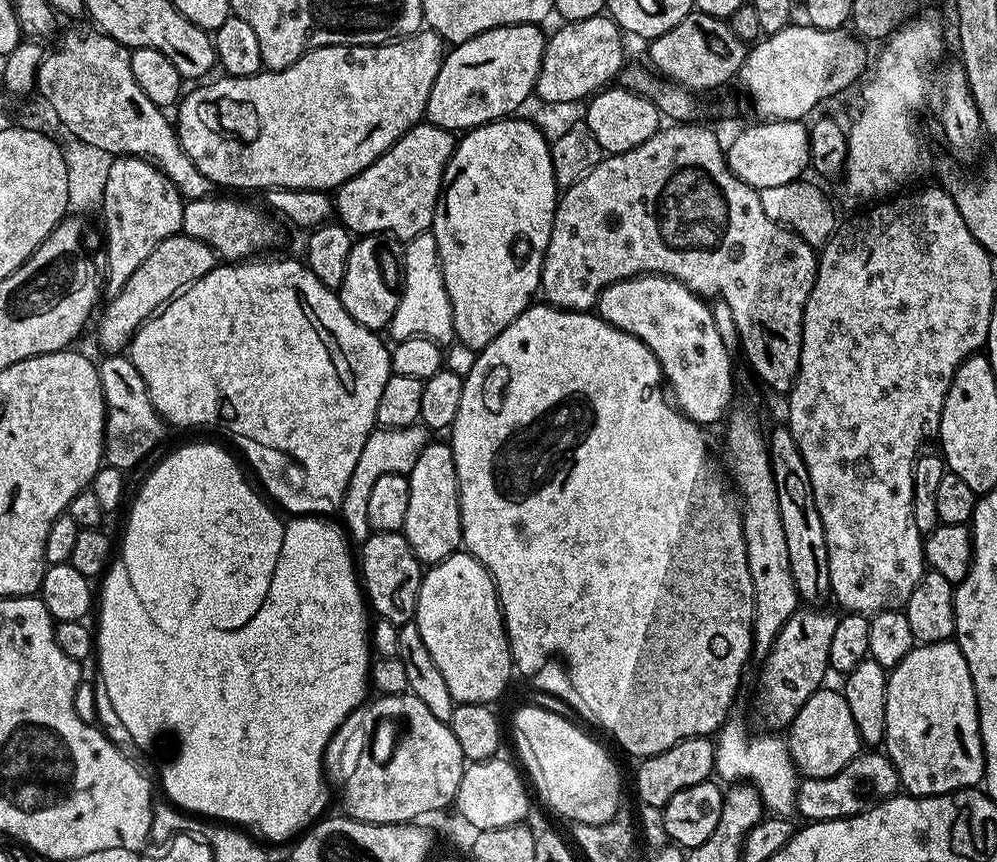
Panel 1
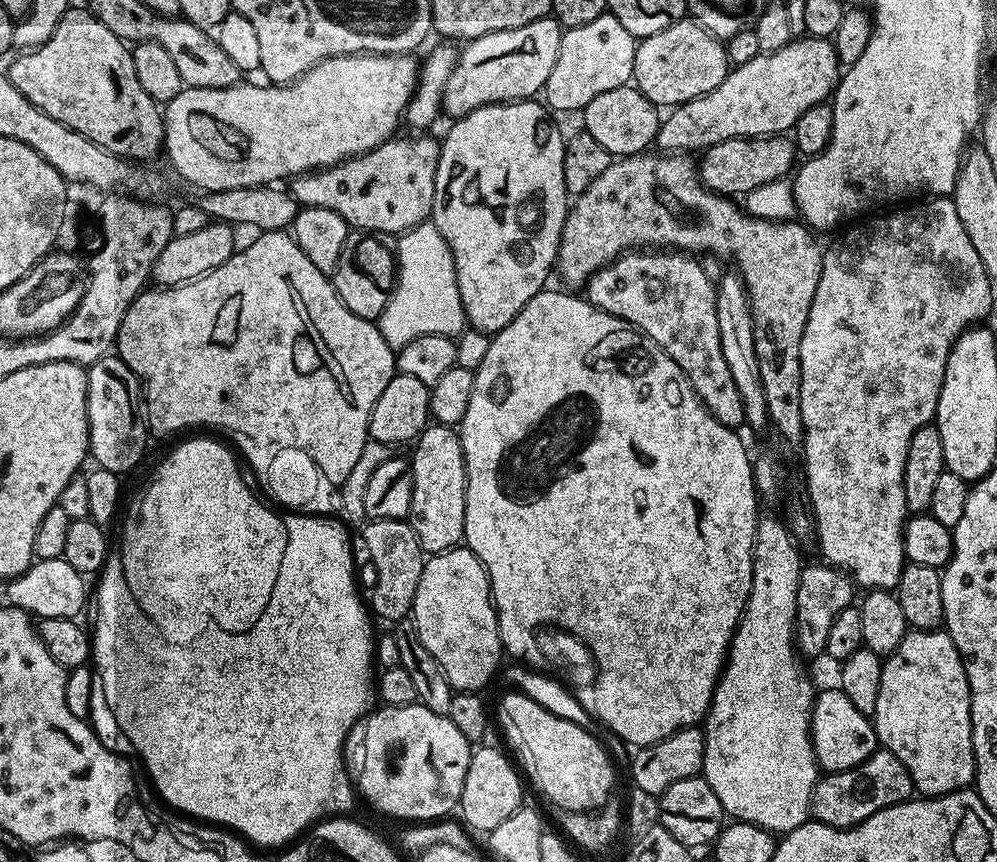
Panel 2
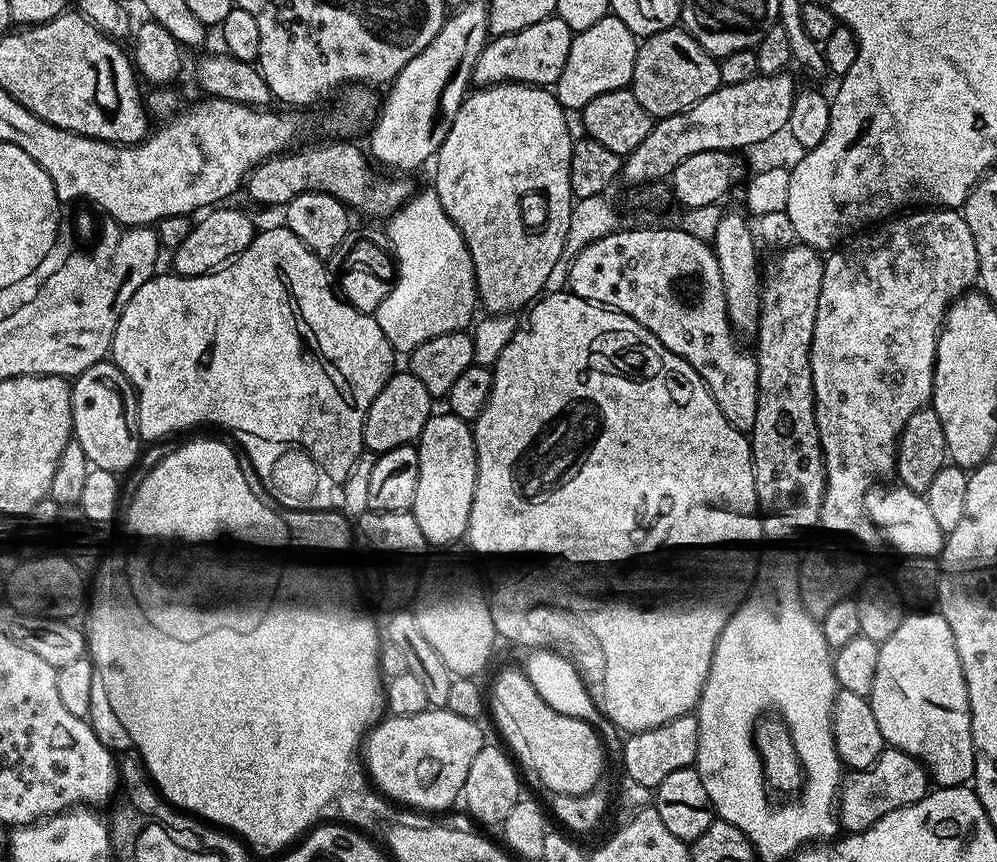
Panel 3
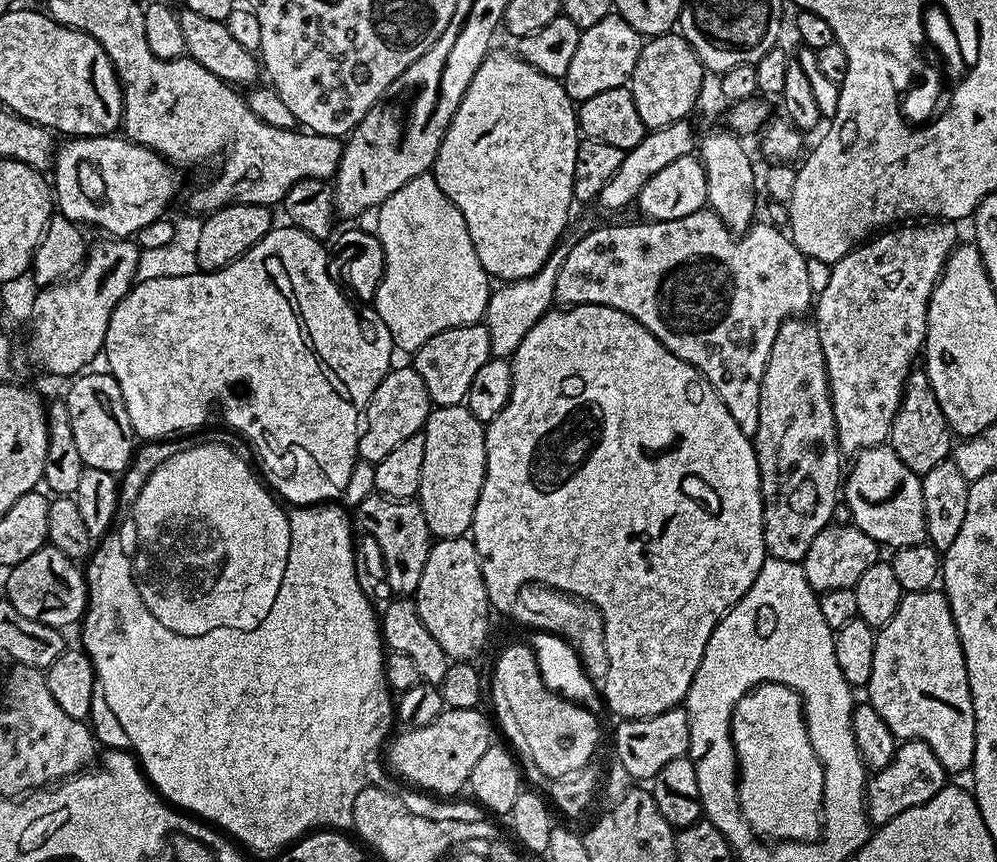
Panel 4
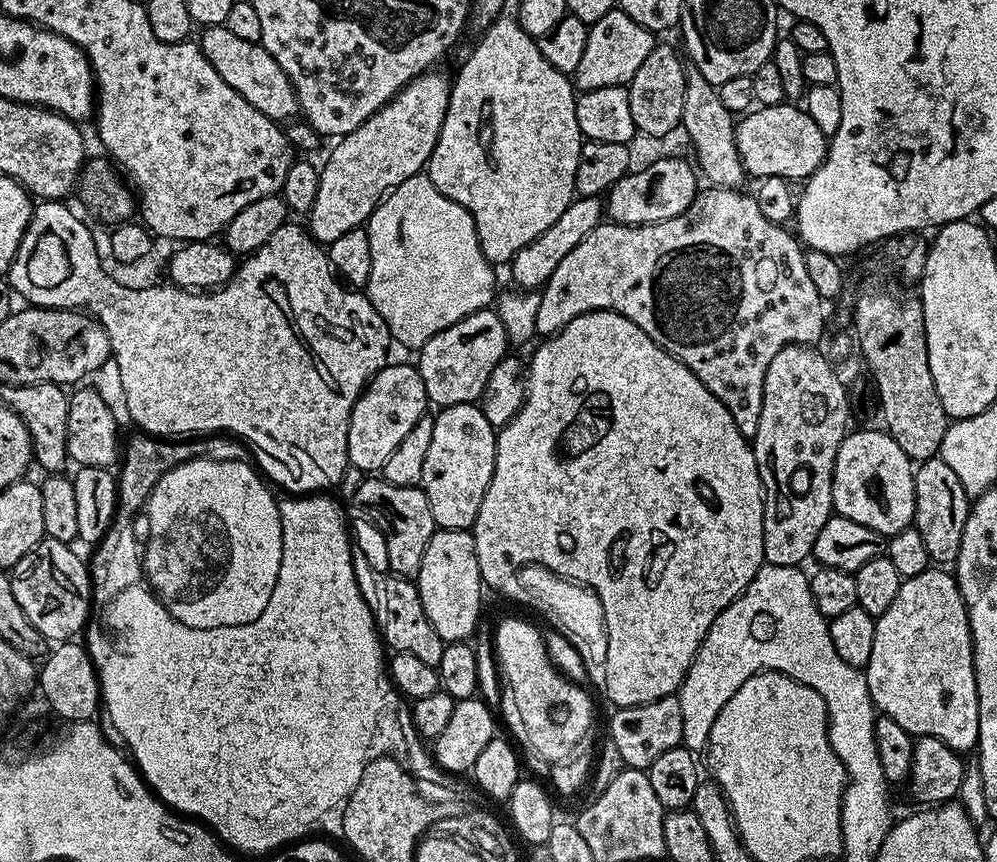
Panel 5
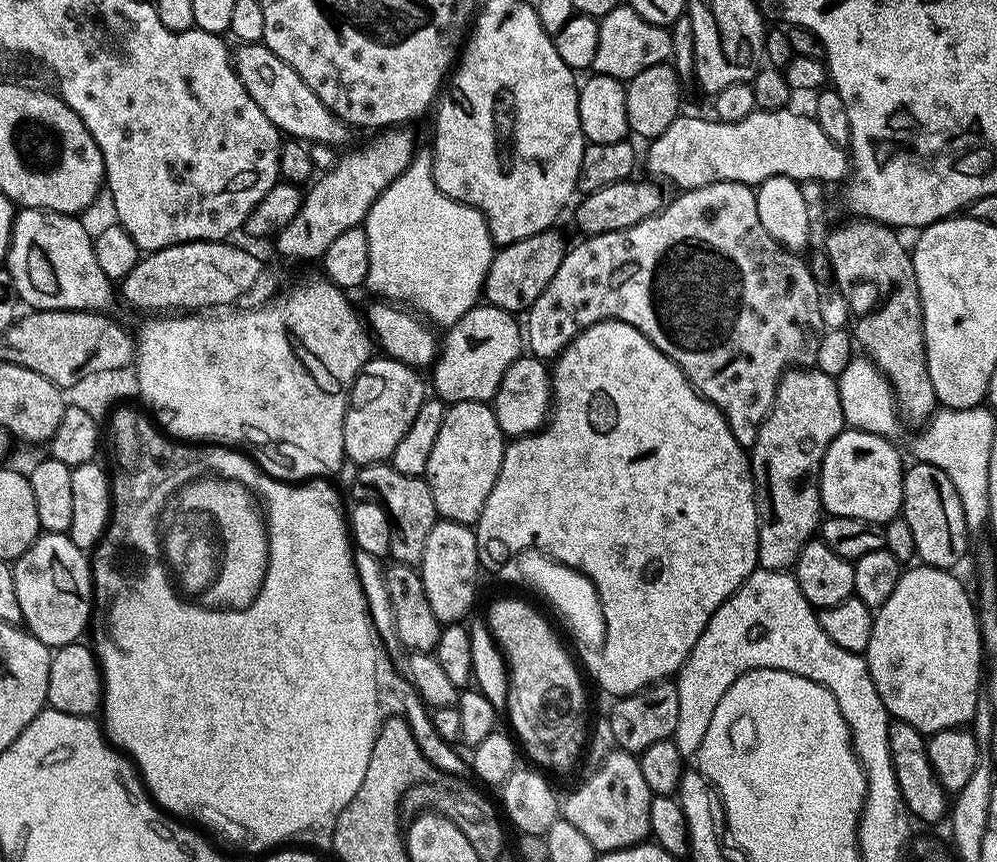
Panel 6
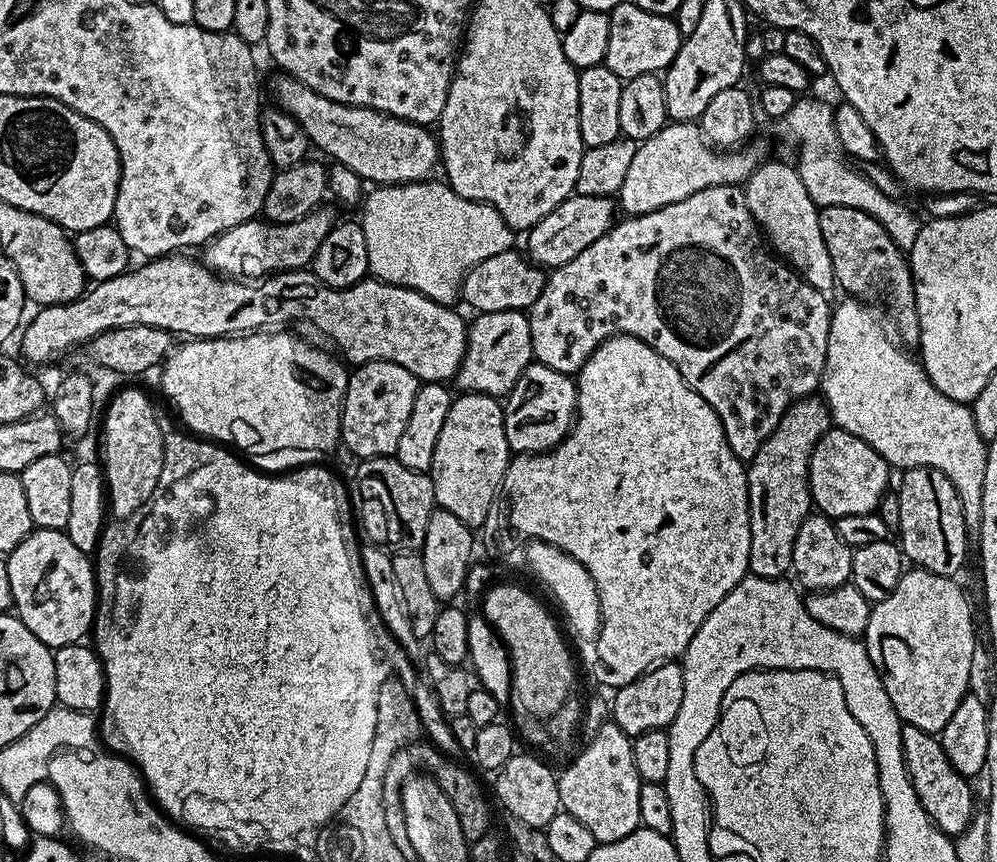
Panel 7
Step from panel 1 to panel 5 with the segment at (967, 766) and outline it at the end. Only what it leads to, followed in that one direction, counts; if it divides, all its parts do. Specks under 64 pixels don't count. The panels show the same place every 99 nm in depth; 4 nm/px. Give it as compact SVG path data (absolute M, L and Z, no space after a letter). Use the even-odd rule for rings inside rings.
M929 566L922 574L901 579L890 610L876 617L874 650L866 669L868 689L877 713L894 718L914 738L938 738L961 754L978 744L978 690L972 661L972 635L960 587L951 571Z

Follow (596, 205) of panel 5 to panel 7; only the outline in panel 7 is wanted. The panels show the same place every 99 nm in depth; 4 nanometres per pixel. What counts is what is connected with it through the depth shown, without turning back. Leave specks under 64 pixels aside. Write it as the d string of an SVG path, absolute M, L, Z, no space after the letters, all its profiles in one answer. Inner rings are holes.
M509 250L502 254L494 254L494 258L486 258L486 262L478 262L464 275L460 284L460 295L463 303L473 308L473 313L481 312L524 312L538 302L538 294L542 294L546 279L545 269L532 263L523 251Z

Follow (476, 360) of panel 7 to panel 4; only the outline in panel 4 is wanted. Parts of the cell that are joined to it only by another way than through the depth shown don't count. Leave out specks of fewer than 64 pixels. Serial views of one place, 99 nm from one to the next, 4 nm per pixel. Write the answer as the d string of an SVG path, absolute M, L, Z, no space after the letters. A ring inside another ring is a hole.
M484 322L442 330L442 334L434 334L430 342L426 342L414 354L414 367L426 382L428 397L433 405L454 406L464 404L468 398L470 382L474 382L474 374L492 356L490 346L490 334Z

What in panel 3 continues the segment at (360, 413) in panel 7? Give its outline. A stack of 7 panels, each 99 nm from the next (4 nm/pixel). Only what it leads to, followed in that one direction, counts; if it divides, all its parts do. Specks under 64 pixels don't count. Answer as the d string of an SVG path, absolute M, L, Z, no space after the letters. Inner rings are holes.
M397 371L384 381L382 390L374 398L370 410L364 419L364 447L369 453L379 454L386 450L394 450L394 446L402 446L419 441L422 426L426 426L428 417L433 415L434 398L412 376L411 371Z

